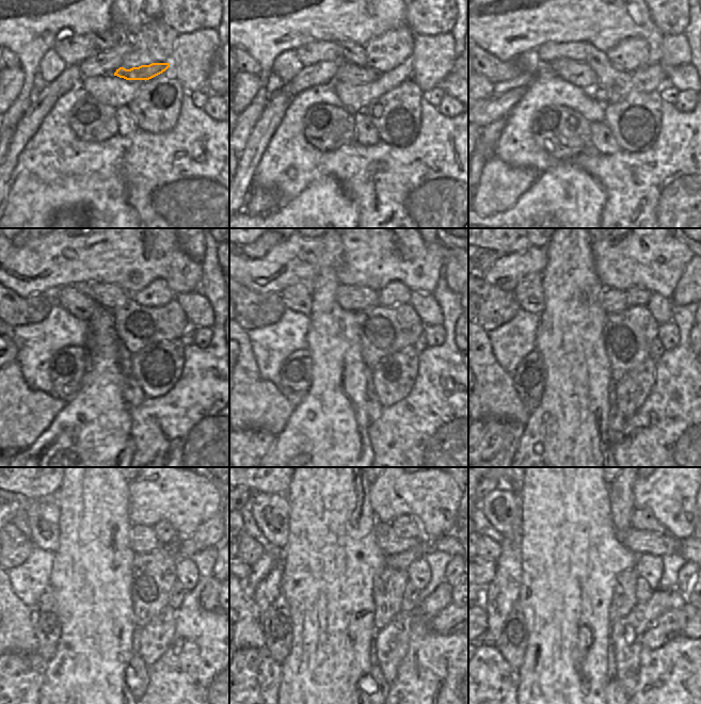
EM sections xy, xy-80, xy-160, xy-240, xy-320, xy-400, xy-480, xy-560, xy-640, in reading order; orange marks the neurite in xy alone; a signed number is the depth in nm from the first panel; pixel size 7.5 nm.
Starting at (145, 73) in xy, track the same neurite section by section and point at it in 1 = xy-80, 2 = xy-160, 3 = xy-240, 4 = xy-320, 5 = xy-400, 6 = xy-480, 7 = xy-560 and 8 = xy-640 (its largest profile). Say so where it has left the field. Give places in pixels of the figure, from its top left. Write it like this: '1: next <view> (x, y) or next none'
1: next xy-80 (350, 73)
2: next xy-160 (578, 73)
3: next xy-240 (78, 304)
4: next xy-320 (297, 297)
5: next xy-400 (529, 291)
6: next xy-480 (43, 514)
7: next xy-560 (270, 511)
8: next xy-640 (503, 508)

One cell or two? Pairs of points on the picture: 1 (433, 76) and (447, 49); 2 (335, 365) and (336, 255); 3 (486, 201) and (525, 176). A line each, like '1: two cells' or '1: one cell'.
1: one cell
2: one cell
3: one cell

